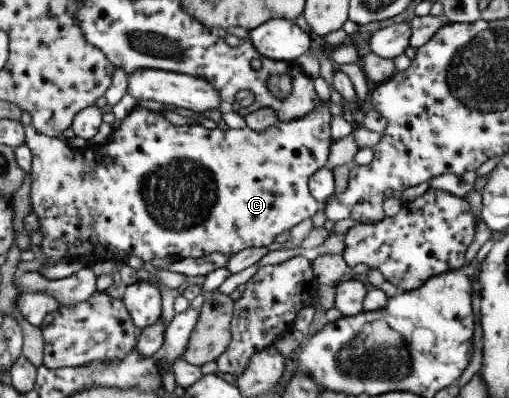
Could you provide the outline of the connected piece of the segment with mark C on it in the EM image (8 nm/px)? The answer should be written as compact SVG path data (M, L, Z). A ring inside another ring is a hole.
M322 102L318 108L302 117L296 117L287 121L278 122L277 126L270 126L262 131L256 131L246 128L229 128L226 131L220 128L207 129L198 124L190 124L178 117L173 117L165 113L158 113L150 110L146 104L139 103L132 109L130 115L122 119L122 123L114 130L111 140L99 147L98 163L90 163L90 159L83 156L83 151L72 148L61 137L48 137L40 133L34 126L24 126L26 133L26 146L32 152L31 179L32 190L30 198L32 202L32 213L35 213L37 220L41 225L43 235L40 247L49 261L42 267L56 264L64 258L80 259L88 263L94 263L98 260L109 260L114 264L125 264L130 256L137 256L143 262L150 262L154 258L174 257L176 260L188 259L188 257L205 257L212 253L222 253L230 258L232 255L249 248L267 247L276 237L284 231L289 231L306 219L311 219L318 209L321 209L322 203L318 202L309 191L308 180L318 171L327 166L328 153L333 138L331 137L330 110L328 102Z

